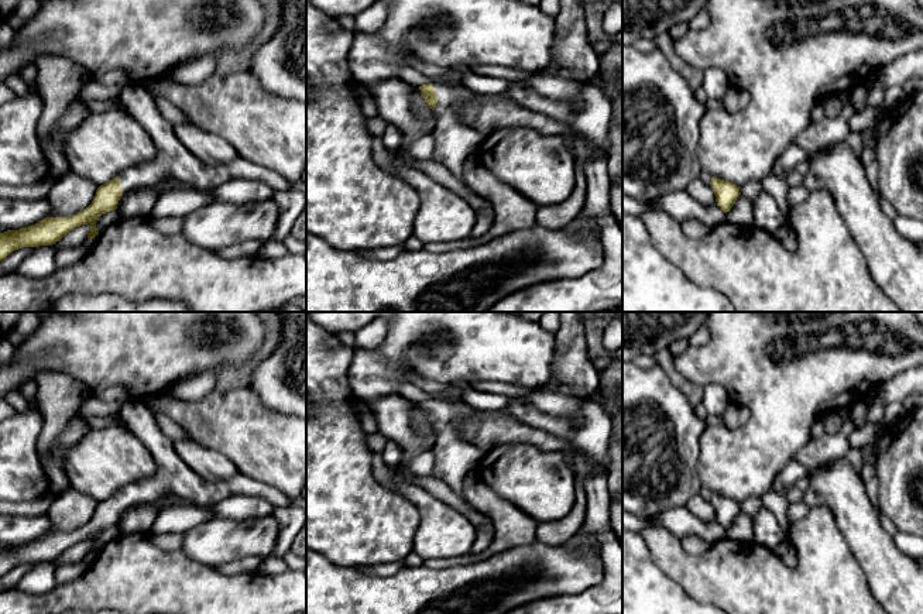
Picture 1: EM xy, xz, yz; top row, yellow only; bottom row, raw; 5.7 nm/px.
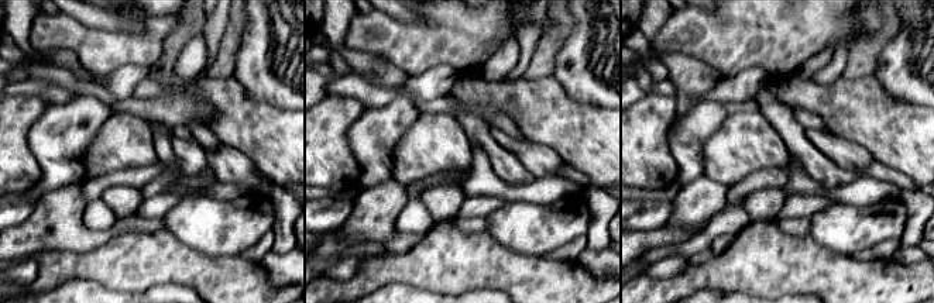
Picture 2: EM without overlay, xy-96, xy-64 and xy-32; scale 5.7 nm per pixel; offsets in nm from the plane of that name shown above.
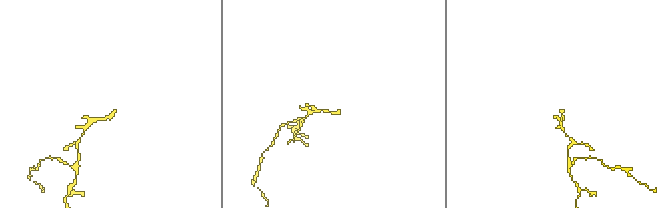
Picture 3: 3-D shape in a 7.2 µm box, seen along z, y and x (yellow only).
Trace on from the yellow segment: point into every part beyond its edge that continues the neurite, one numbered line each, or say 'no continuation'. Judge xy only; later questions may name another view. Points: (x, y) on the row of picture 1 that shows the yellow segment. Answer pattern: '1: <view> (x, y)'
1: xy (172, 160)

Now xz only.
1: xz (455, 141)

